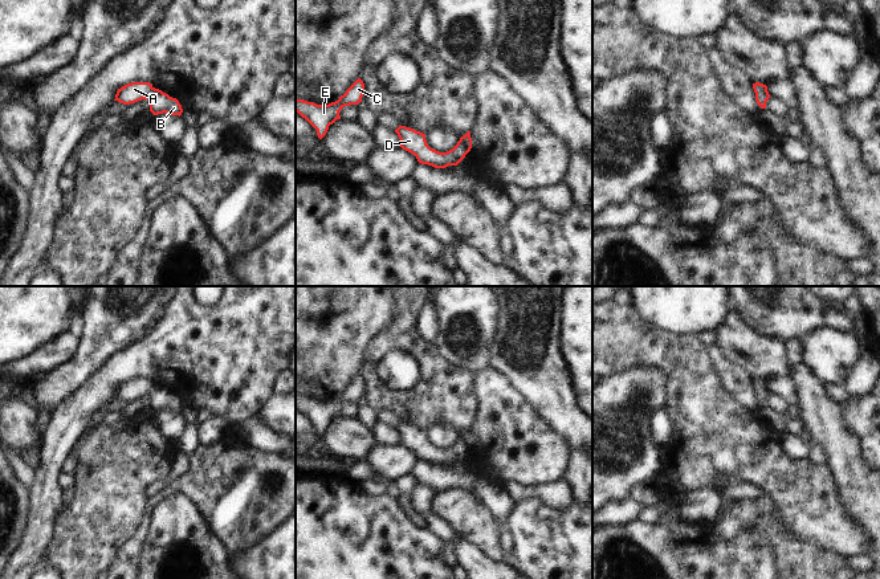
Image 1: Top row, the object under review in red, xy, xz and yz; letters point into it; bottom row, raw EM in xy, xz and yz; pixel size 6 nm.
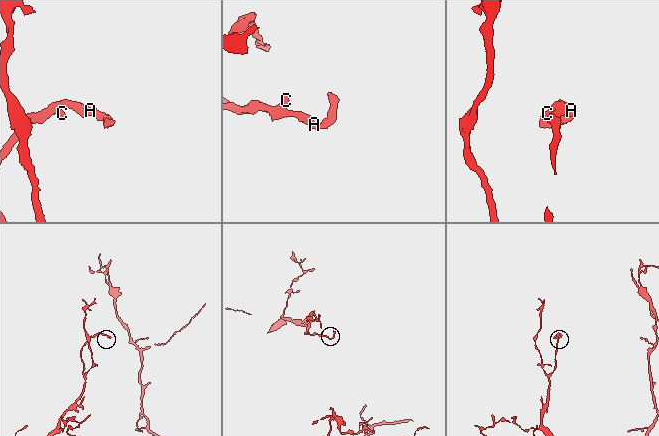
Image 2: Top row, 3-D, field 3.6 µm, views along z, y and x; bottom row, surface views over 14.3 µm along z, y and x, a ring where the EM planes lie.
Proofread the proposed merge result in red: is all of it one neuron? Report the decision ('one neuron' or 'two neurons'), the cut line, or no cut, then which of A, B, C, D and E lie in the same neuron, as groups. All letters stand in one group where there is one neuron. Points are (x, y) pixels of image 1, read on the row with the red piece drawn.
one neuron; cut none; groups A B C D E

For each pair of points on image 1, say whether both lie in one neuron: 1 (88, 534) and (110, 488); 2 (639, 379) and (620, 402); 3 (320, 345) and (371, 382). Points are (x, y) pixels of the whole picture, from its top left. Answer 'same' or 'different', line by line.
1: same
2: same
3: different

